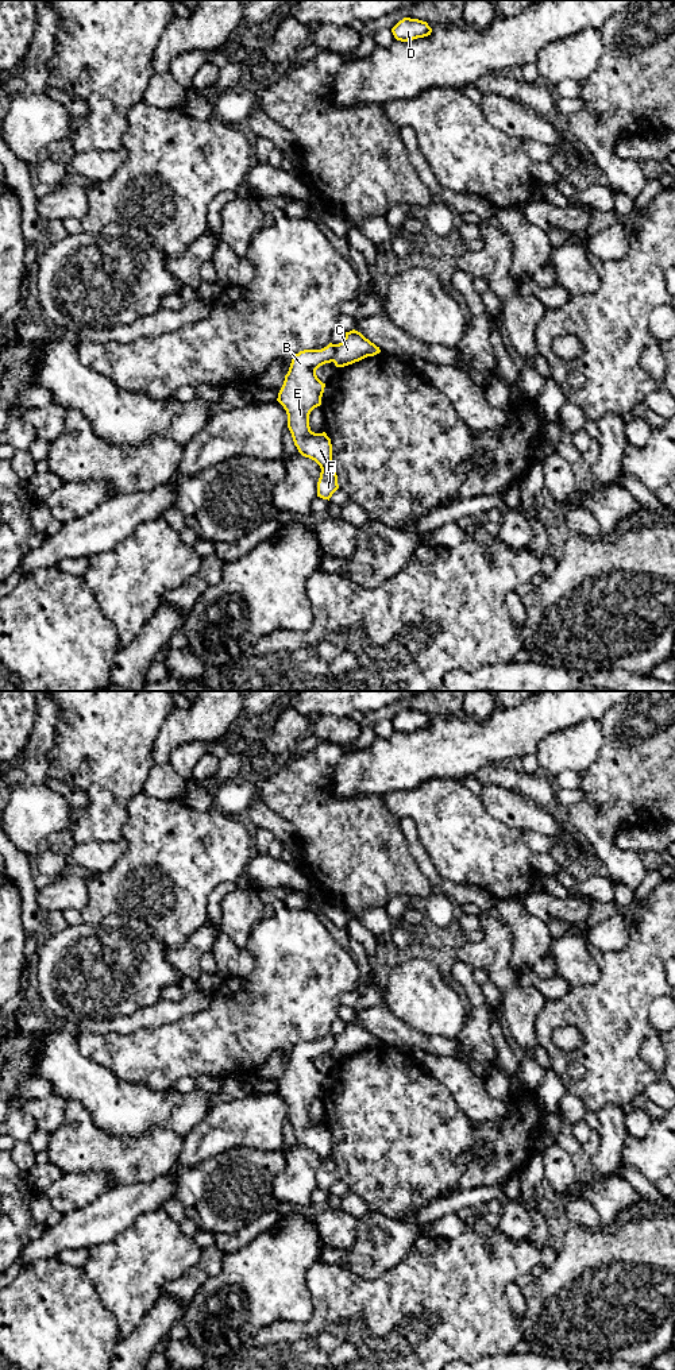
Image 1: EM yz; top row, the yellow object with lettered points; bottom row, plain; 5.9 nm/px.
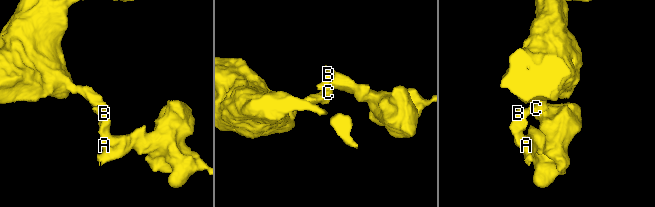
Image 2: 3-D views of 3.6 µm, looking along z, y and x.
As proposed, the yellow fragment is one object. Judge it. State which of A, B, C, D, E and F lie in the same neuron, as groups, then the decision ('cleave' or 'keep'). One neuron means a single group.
A B E F / C D; cleave

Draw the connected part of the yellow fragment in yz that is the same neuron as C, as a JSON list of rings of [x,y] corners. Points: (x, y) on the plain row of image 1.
[[[352,1020],[346,1023],[342,1034],[335,1035],[333,1054],[336,1058],[344,1058],[379,1043],[379,1038],[366,1030],[360,1023]]]

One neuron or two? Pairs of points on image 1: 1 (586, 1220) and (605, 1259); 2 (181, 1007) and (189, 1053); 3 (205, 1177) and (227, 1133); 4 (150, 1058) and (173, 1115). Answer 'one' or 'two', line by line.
1: two
2: two
3: two
4: two

